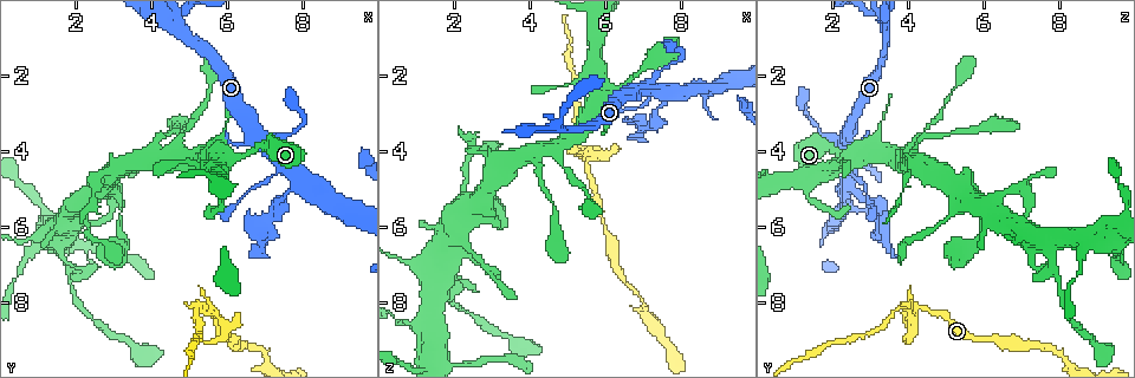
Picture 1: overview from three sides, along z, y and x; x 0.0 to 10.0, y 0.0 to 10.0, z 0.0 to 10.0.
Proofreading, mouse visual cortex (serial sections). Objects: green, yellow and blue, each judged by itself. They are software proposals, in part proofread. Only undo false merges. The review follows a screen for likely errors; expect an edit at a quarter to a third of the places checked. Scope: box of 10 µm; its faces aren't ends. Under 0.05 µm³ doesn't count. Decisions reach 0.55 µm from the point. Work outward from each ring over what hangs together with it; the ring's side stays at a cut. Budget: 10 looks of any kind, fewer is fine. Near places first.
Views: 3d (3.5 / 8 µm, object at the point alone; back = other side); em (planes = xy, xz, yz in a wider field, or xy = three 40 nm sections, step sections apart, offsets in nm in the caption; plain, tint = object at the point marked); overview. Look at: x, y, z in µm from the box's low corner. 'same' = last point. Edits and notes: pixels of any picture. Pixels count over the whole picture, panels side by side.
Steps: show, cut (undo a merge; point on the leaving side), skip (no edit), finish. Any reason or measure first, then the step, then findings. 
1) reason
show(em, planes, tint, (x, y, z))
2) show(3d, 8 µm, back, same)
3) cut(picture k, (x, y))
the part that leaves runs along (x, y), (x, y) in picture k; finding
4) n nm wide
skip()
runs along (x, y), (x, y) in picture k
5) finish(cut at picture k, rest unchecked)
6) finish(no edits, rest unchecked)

abrupt turn
show(3d, 3.5 µm, (4.80, 0.65, 3.35))

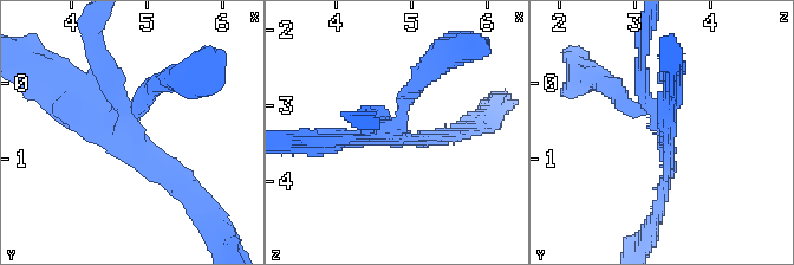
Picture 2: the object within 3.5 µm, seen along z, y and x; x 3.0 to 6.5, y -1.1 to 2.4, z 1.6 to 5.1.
4 arms; arms of 200, 200, 200, 250 nm; need the tissue
show(em, planes, tint, (4.80, 0.65, 3.40))

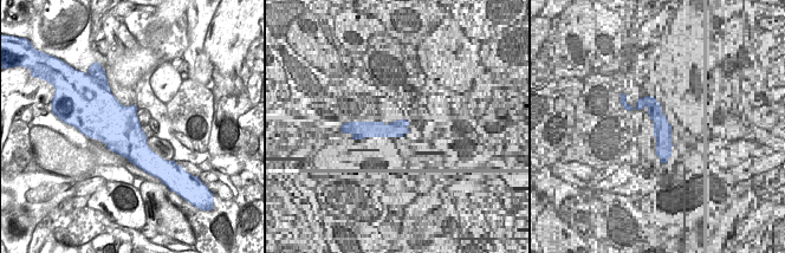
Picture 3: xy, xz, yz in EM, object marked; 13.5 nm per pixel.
skip()
runs along (184, 191), (134, 131), (65, 96) in picture 2; all the same cell

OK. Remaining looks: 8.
thick turns thin
show(3d, 8 µm, (7.00, 3.85, 2.35))

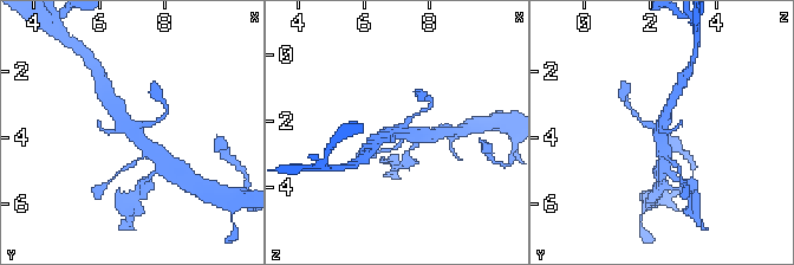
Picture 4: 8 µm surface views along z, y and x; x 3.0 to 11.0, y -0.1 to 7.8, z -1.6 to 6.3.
show(3d, 3.5 µm, back, same)

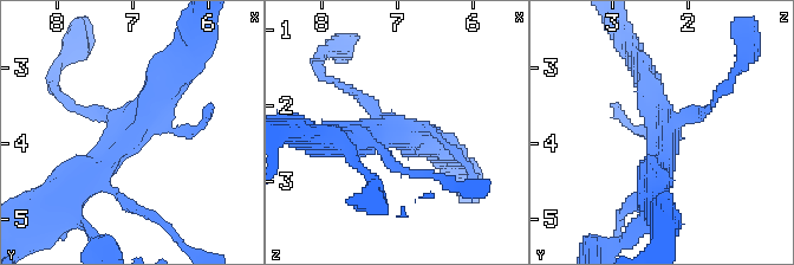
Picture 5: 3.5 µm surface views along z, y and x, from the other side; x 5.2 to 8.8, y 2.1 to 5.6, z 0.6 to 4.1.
skip()
runs along (180, 75), (141, 125), (71, 187) in picture 5; all the same cell

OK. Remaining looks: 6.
arms part here
show(3d, 3.5 µm, back, (5.50, 8.10, 4.30))

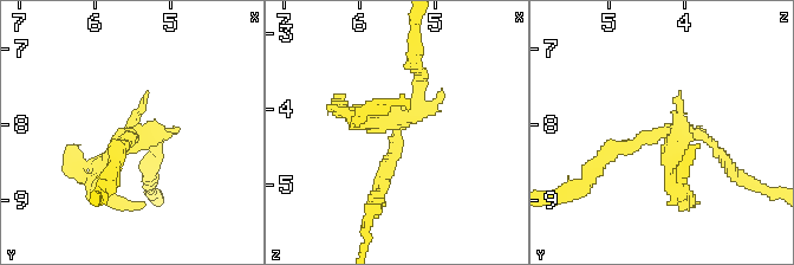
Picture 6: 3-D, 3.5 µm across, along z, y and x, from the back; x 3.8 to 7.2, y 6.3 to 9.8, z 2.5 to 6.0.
show(em, planes, tint, (5.50, 8.15, 4.30))

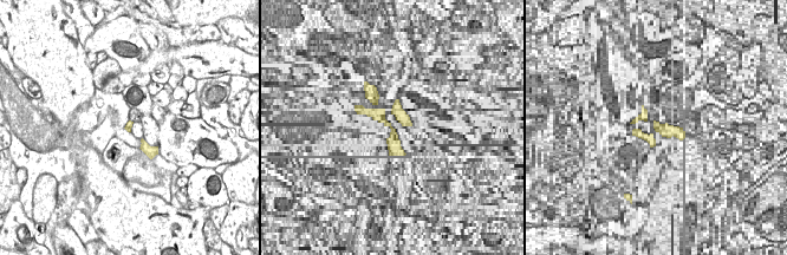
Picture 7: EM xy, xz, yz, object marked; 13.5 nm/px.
cut(picture 6, (668, 165))
a second cell is stuck on

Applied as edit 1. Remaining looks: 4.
abrupt turn
show(3d, 3.5 µm, (2.30, 5.50, 5.20))

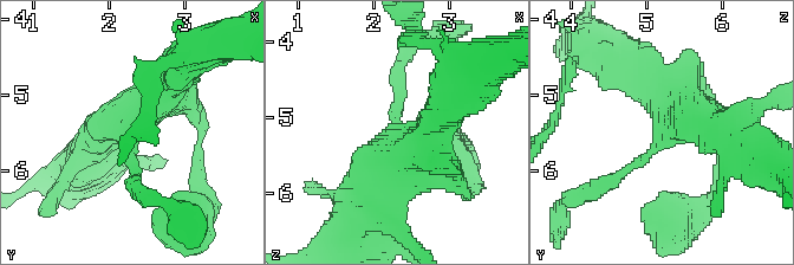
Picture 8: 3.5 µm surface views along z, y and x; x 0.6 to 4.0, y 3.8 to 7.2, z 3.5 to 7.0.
shape alone is not enough
show(em, xy, step 5, tint, (2.30, 5.55, 5.25))

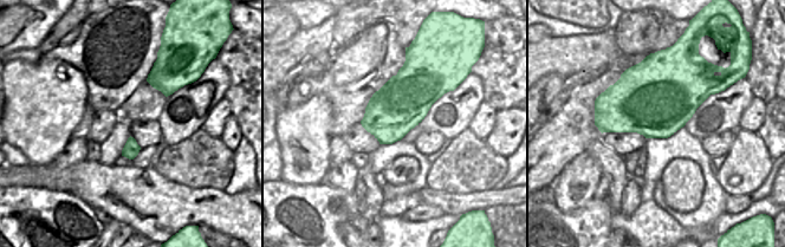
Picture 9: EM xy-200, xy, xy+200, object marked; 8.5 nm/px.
arms of 150, 450, 500 nm
skip()
runs along (651, 84), (681, 117), (642, 161), (605, 182) in picture 8; continuous, no second cell

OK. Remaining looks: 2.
finish(cut at picture 6, rest unchecked)

